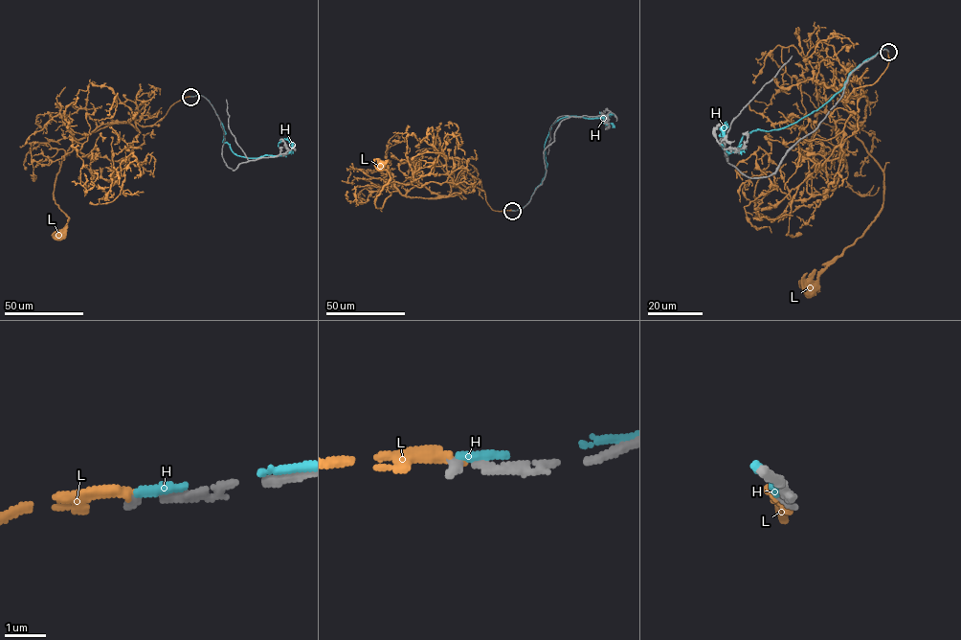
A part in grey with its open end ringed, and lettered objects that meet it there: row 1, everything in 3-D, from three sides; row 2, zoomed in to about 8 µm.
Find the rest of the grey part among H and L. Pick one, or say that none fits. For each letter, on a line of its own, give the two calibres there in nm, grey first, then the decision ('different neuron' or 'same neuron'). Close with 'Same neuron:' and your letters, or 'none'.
H: calibres 260 and 240 nm; different neuron
L: calibres 190 and 280 nm; different neuron
Same neuron: none

